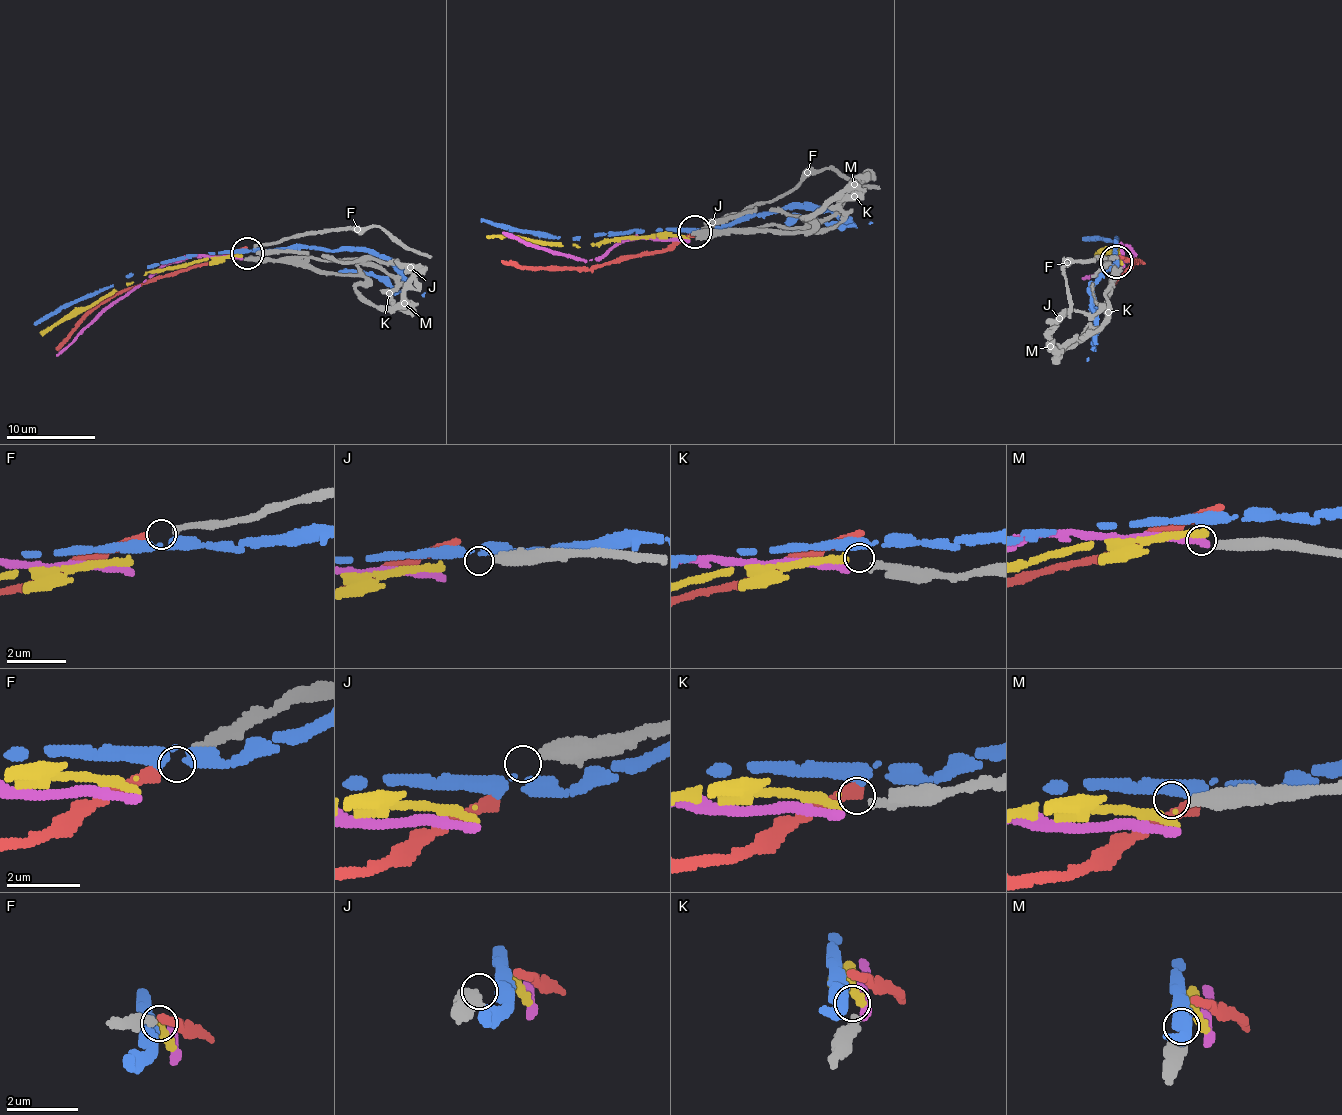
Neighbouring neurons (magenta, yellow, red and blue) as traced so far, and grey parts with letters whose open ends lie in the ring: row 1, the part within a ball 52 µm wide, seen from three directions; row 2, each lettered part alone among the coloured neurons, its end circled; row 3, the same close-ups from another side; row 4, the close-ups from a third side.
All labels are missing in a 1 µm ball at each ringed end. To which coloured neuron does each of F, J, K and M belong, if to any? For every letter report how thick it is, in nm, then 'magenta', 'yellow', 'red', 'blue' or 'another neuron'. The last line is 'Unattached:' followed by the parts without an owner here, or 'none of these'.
F: 220 nm thick; red
J: 400 nm thick; another neuron
K: 320 nm thick; yellow
M: 340 nm thick; another neuron
Unattached: J, M

